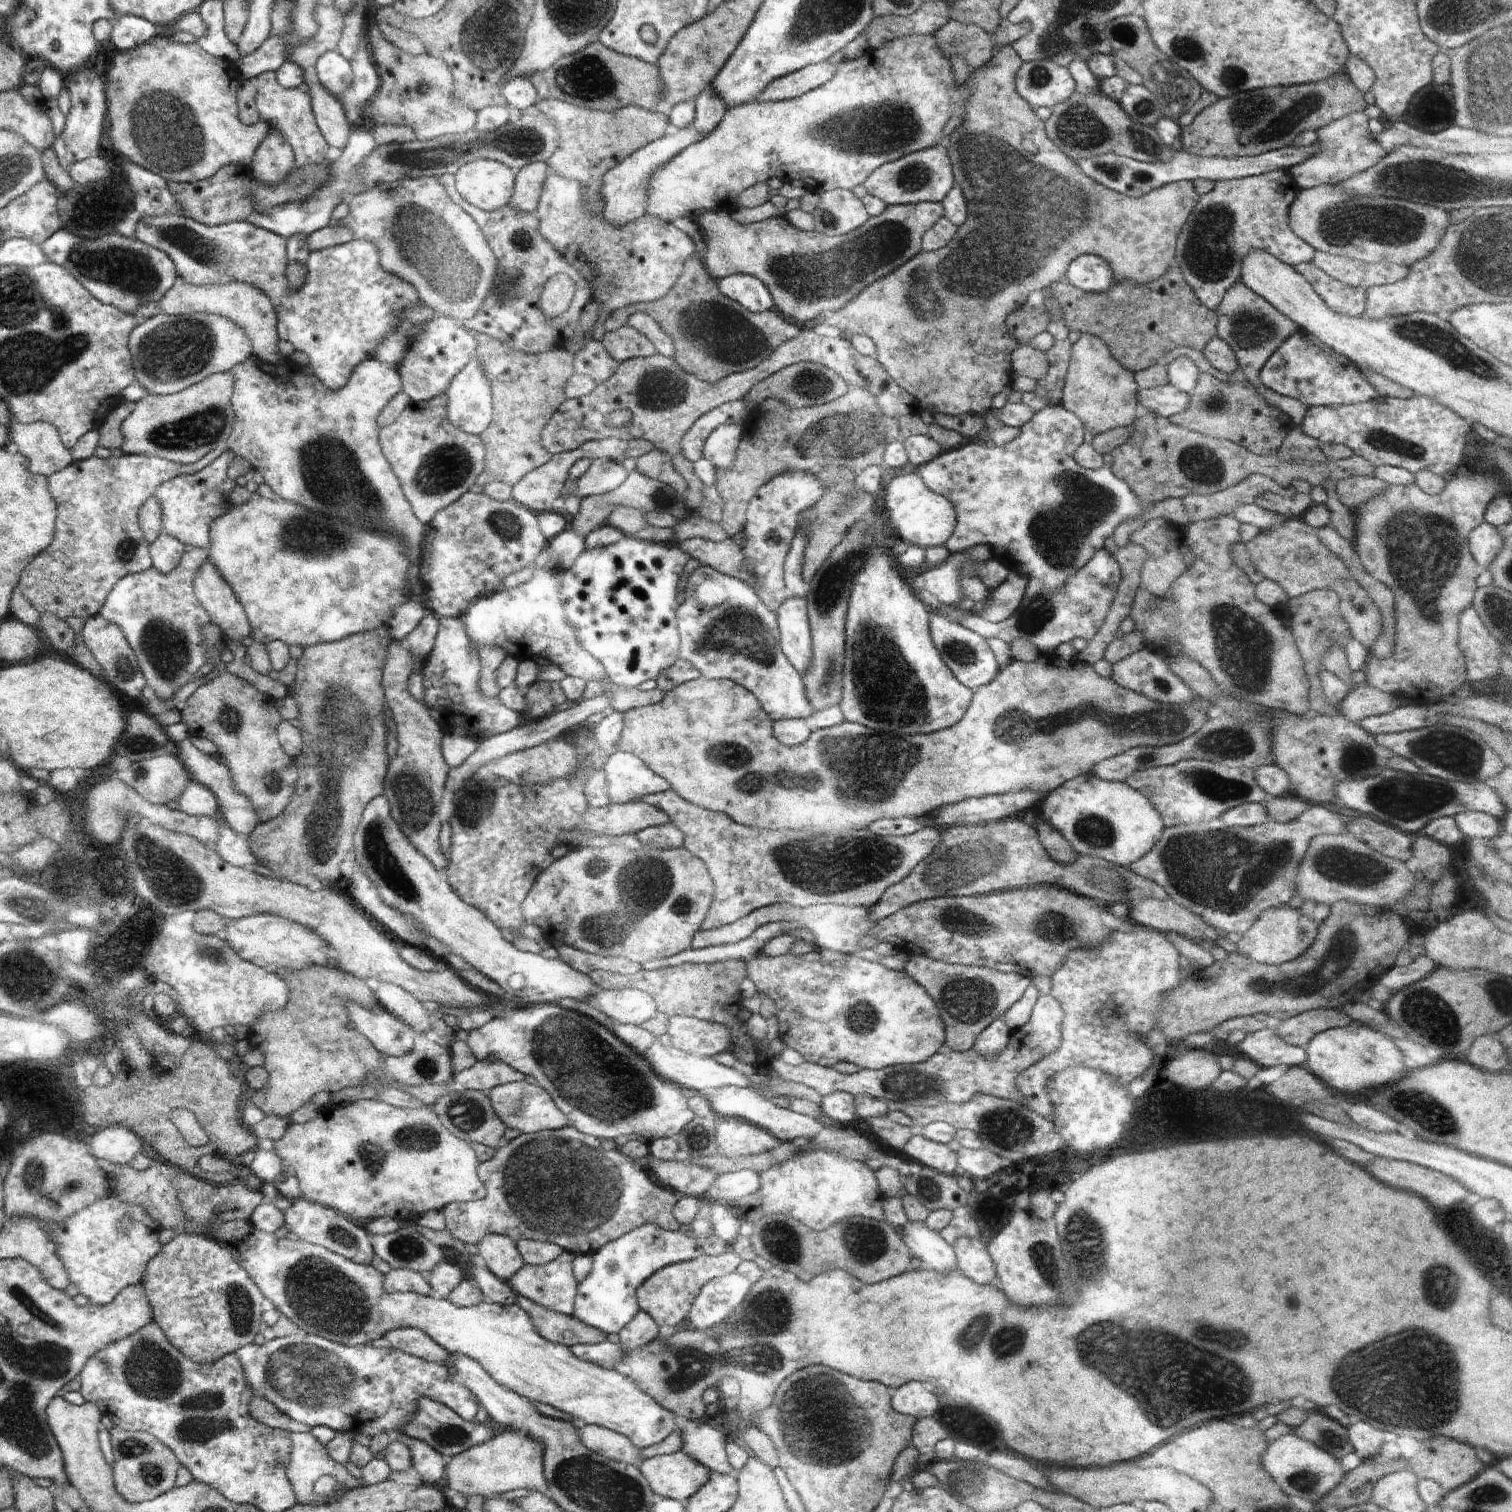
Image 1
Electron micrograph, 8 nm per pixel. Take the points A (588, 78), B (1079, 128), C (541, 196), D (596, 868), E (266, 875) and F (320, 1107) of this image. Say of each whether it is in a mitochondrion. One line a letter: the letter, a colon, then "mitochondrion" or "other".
A: mitochondrion
B: mitochondrion
C: other
D: mitochondrion
E: other
F: other

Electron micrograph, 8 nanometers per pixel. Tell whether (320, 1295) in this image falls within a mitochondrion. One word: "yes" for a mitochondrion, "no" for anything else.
yes

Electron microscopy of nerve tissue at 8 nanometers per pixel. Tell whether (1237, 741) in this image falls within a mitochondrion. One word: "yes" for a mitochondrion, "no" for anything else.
yes

